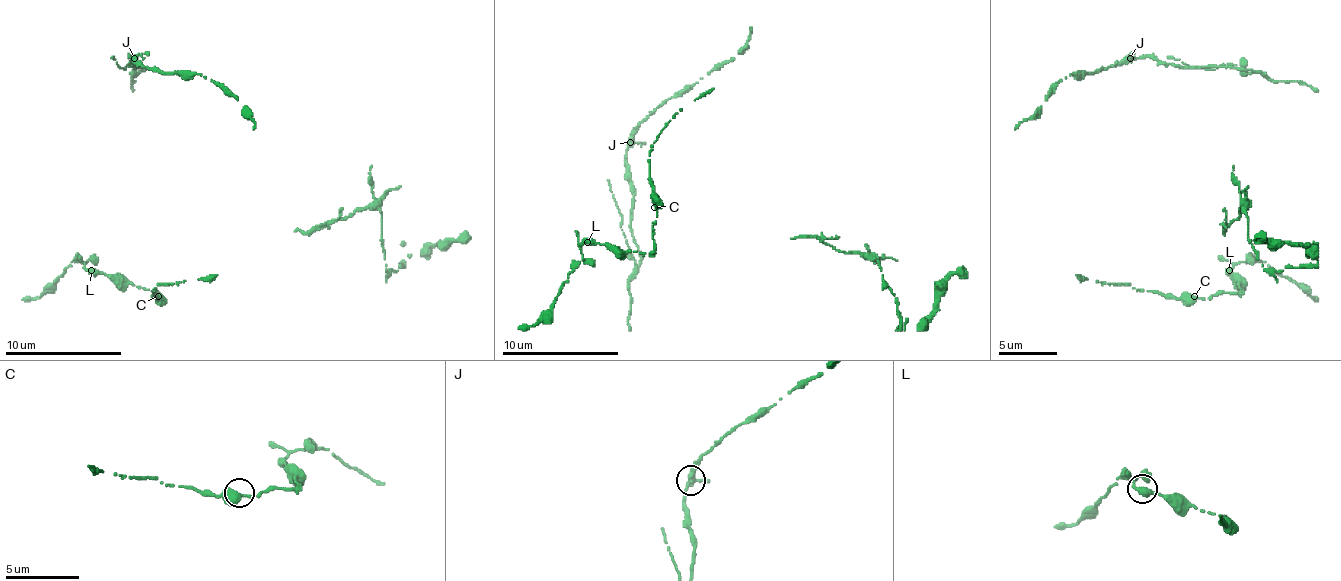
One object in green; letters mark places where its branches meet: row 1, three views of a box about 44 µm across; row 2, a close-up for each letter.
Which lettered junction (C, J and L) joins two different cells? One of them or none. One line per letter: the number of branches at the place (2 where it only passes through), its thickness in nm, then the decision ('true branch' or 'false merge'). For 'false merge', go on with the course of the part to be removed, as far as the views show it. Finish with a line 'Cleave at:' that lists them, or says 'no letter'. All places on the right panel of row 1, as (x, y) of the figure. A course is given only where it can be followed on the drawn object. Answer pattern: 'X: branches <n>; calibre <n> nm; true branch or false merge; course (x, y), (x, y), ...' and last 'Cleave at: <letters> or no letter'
C: branches 2; calibre 400 nm; true branch
J: branches 3; calibre 320 nm; false merge; course (1130, 57), (1157, 57), (1177, 66), (1224, 66), (1253, 71), (1229, 66), (1189, 69), (1168, 57)
L: branches 3; calibre 280 nm; true branch
Cleave at: J

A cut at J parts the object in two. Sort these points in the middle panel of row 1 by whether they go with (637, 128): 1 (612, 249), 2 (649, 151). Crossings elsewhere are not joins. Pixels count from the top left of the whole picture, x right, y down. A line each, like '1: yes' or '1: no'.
1: yes
2: yes

